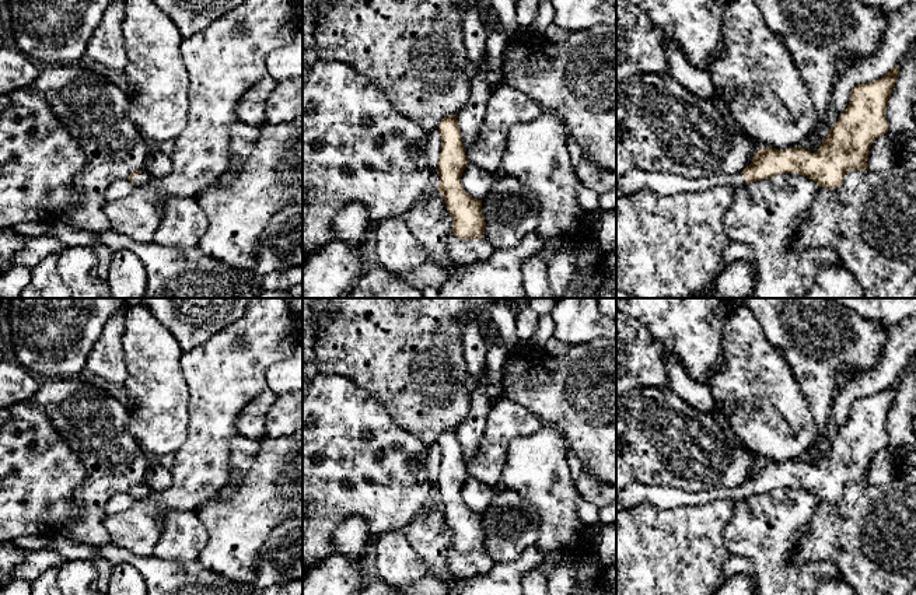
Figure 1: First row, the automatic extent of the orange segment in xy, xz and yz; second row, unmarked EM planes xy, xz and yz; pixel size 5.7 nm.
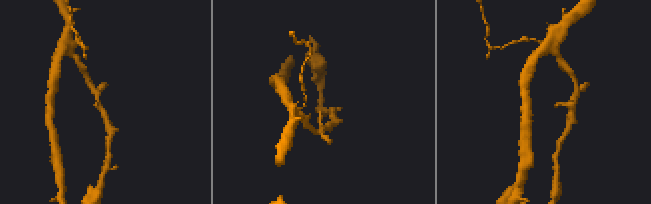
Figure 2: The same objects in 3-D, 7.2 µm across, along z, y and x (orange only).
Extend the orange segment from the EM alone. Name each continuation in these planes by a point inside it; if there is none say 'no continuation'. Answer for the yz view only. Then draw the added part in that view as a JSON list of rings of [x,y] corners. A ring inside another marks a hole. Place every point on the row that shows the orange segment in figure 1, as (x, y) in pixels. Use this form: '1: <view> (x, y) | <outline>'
1: yz (663, 184) | [[[633,169],[616,179],[616,197],[633,195],[637,190],[648,189],[660,196],[674,196],[683,192],[706,192],[717,186],[742,186],[745,176],[737,174],[707,174],[698,178],[683,178],[668,172],[647,172]]]

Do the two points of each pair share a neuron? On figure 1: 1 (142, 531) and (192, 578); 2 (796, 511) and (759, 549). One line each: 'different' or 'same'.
1: different
2: same

